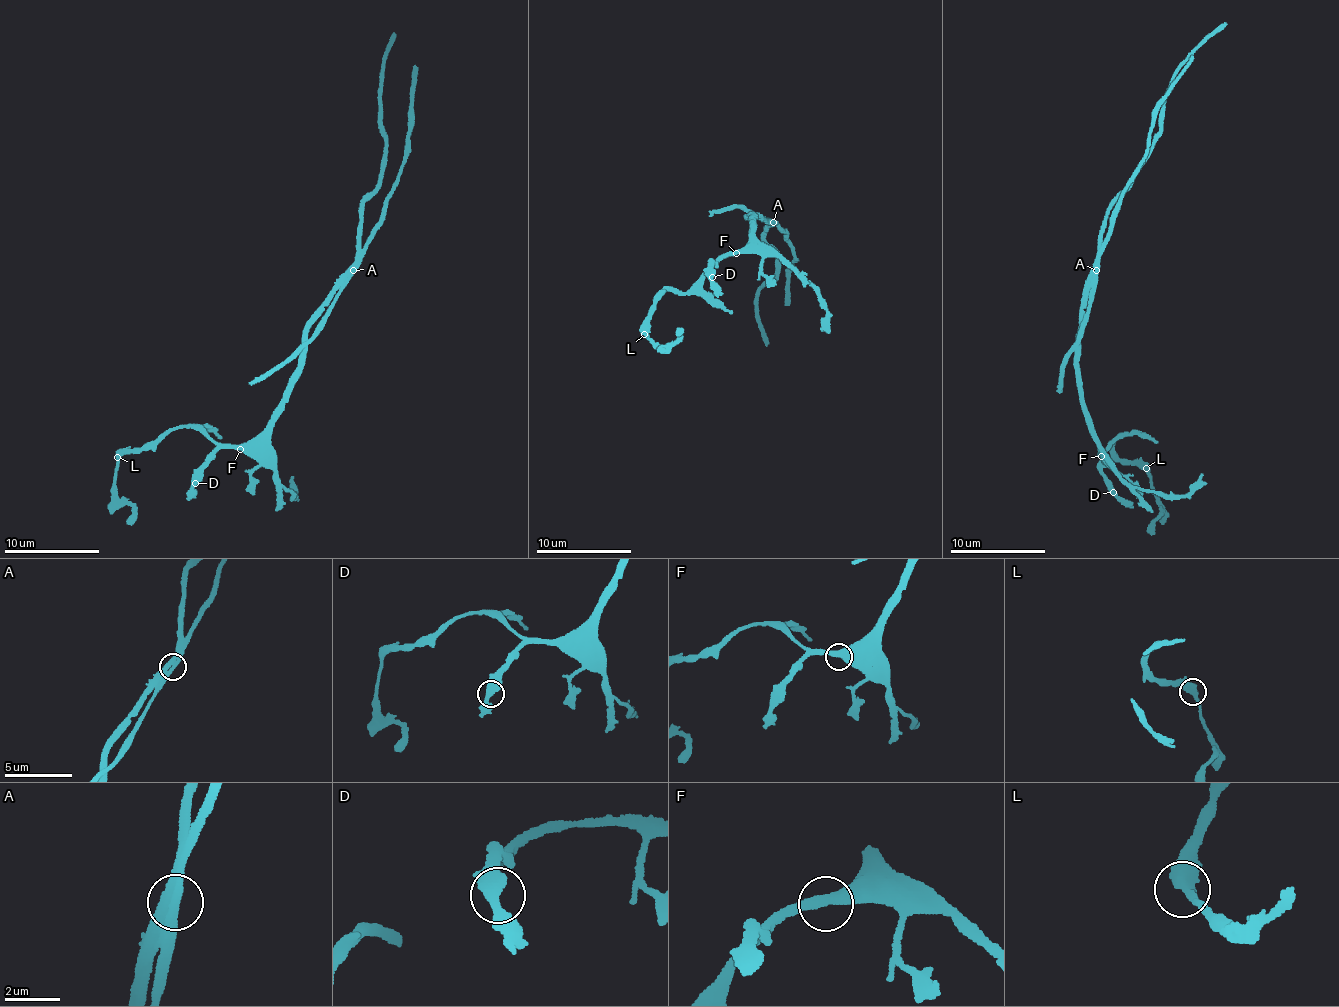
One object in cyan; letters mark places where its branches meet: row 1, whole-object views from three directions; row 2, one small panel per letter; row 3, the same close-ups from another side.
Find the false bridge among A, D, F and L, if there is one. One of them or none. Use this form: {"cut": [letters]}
{"cut": ["A"]}

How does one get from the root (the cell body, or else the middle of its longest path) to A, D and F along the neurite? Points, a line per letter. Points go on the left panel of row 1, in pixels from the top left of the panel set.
A: (304, 329), (311, 315), (353, 271)
D: (304, 329), (299, 374), (278, 418), (251, 440), (240, 445), (226, 445), (207, 464), (201, 479), (195, 483)
F: (304, 329), (299, 374), (284, 408), (278, 418), (240, 449)

